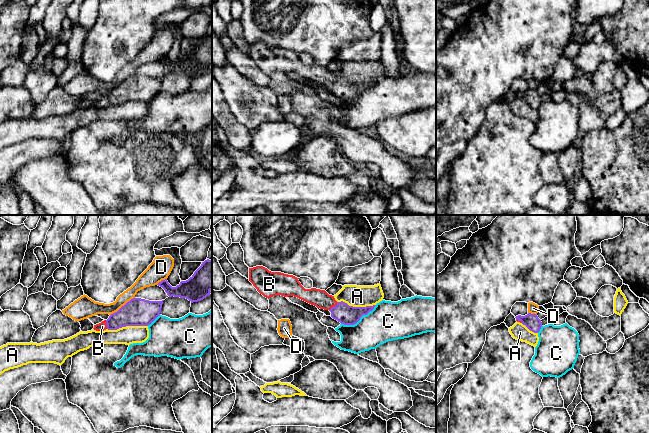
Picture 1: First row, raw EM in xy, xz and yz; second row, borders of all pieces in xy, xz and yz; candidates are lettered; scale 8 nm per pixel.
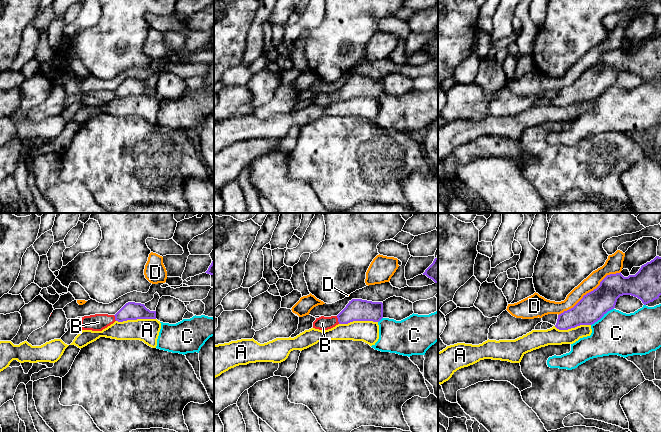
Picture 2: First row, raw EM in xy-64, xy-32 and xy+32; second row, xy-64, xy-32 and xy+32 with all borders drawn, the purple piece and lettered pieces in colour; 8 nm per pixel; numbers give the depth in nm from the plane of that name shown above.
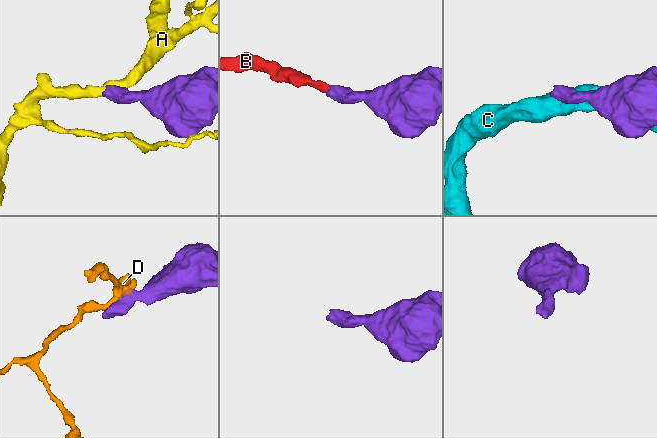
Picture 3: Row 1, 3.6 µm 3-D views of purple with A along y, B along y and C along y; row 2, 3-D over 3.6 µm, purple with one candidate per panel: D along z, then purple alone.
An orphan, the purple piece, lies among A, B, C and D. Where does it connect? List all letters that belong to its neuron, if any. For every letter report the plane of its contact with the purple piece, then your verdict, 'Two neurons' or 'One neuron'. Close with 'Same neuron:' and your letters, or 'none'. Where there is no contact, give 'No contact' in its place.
A: Touches purple in xy. Two neurons
B: Touches purple in xz. One neuron
C: Touches purple in xz. Two neurons
D: Touches purple in xy. Two neurons
Same neuron: B

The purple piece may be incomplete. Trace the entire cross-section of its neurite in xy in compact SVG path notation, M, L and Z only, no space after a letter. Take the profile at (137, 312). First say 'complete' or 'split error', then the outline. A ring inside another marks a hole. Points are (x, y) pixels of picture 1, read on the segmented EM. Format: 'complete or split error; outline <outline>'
split error; outline M133 298L117 312L111 314L107 320L94 325L94 330L117 330L126 326L148 326L161 312L163 301L149 301Z

